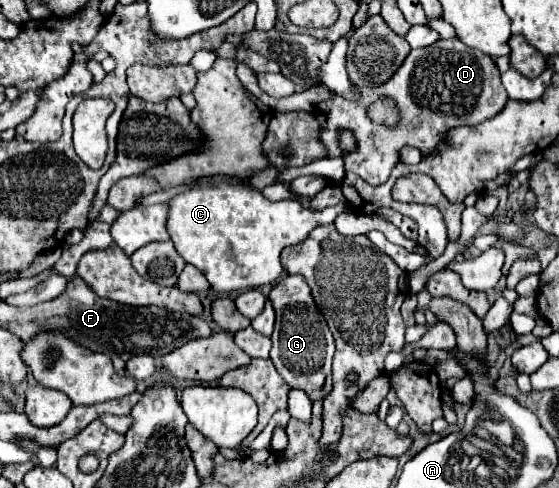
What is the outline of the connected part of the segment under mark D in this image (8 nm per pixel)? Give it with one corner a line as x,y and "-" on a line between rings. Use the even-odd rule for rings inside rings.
456,36
438,40
434,46
412,50
404,64
396,70
394,78
378,88
360,92
362,100
358,104
334,94
332,100
318,104
314,114
320,120
320,138
328,148
328,156
342,156
346,170
358,174
370,184
382,184
388,180
392,168
400,160
398,150
402,146
414,146
420,152
432,150
442,140
446,130
464,124
480,124
486,118
496,116
508,102
506,90
500,82
500,72
492,56
468,48
-
380,98
392,98
396,102
400,114
398,124
376,124
368,118
368,106
-
340,128
354,134
356,150
344,152
340,148

